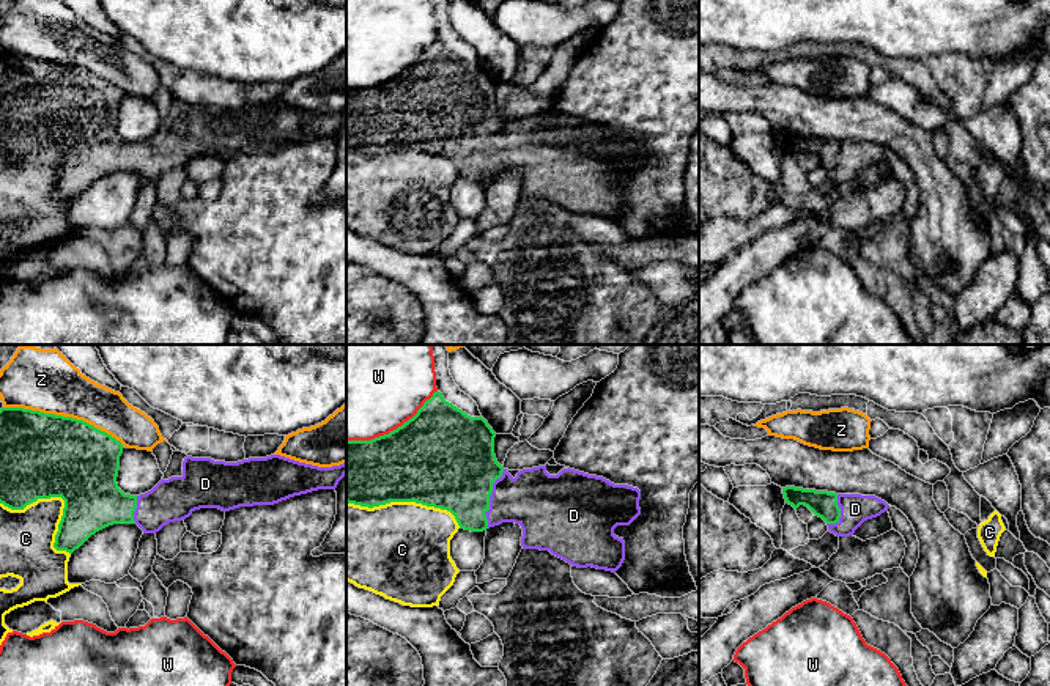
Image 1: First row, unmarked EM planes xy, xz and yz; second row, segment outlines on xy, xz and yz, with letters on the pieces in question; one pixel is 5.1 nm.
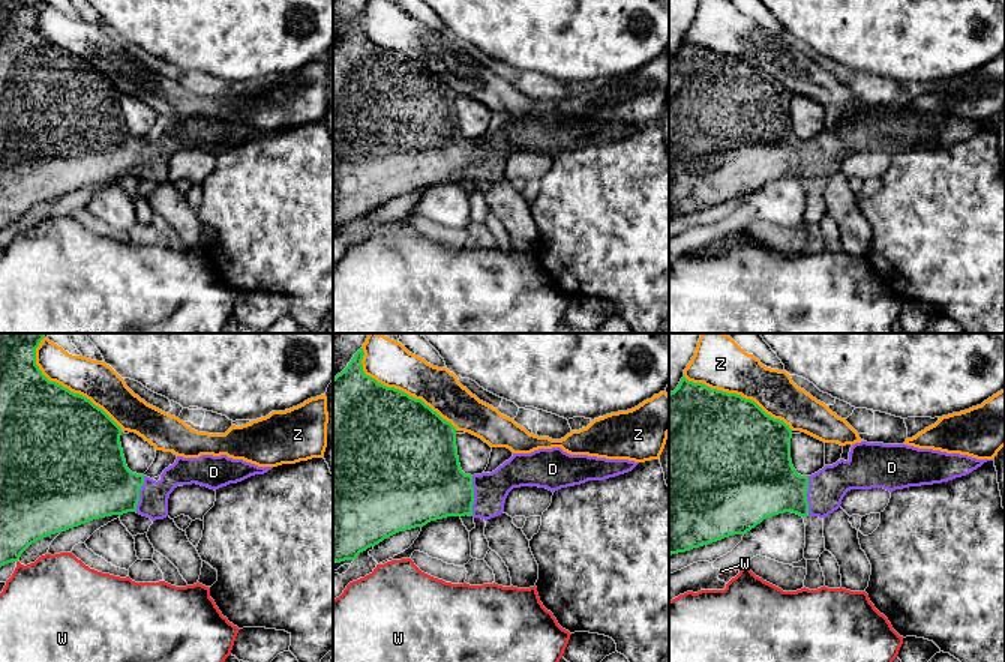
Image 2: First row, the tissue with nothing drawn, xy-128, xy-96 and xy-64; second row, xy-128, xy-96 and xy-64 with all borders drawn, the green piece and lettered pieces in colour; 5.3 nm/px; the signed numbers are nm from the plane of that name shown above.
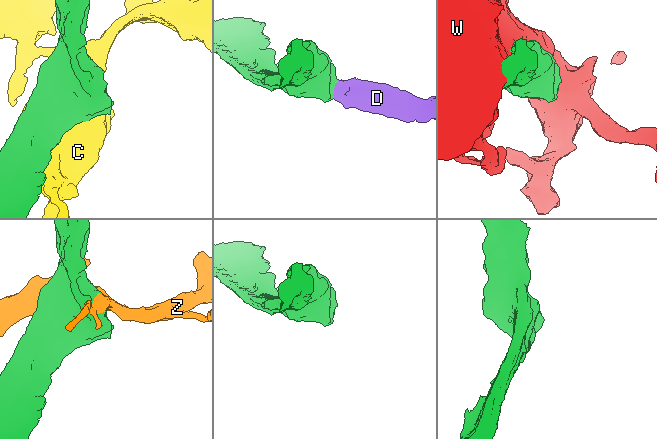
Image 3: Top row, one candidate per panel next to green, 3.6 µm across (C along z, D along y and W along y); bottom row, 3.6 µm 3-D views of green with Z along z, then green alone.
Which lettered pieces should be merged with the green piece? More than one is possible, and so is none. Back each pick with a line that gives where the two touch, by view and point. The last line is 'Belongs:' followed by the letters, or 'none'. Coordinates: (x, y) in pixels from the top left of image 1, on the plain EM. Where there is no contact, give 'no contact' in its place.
D: contact xz (488, 147)
Belongs: D

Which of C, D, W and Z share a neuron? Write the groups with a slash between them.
C / D / W / Z

